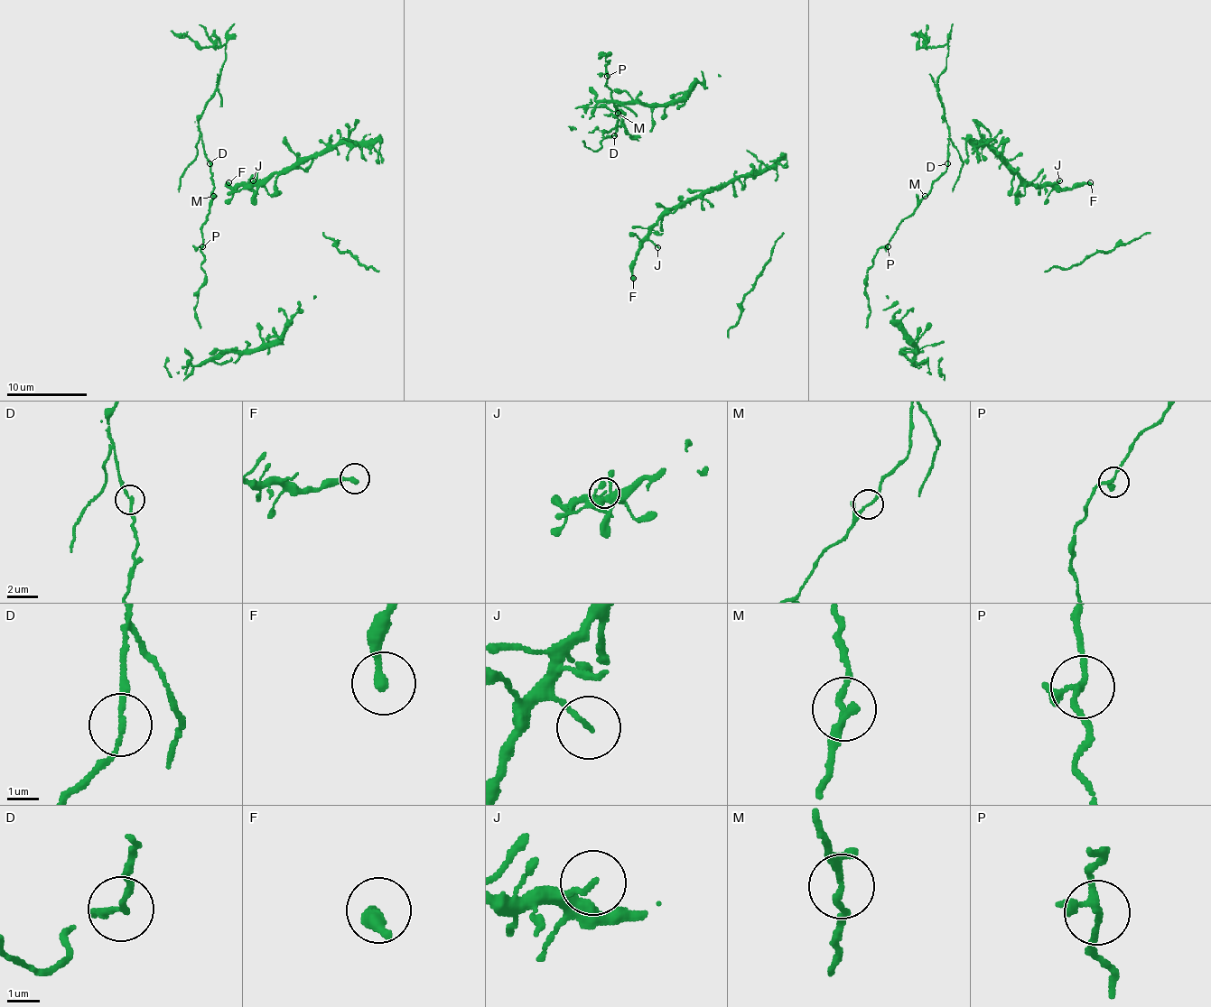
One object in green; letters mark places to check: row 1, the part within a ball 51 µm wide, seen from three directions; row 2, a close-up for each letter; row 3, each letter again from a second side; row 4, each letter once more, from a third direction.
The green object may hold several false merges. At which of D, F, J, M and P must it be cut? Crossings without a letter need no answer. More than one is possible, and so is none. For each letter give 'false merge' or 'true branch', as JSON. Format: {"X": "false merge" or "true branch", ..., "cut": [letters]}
{"D": "false merge", "F": "true branch", "J": "true branch", "M": "true branch", "P": "true branch", "cut": ["D"]}

